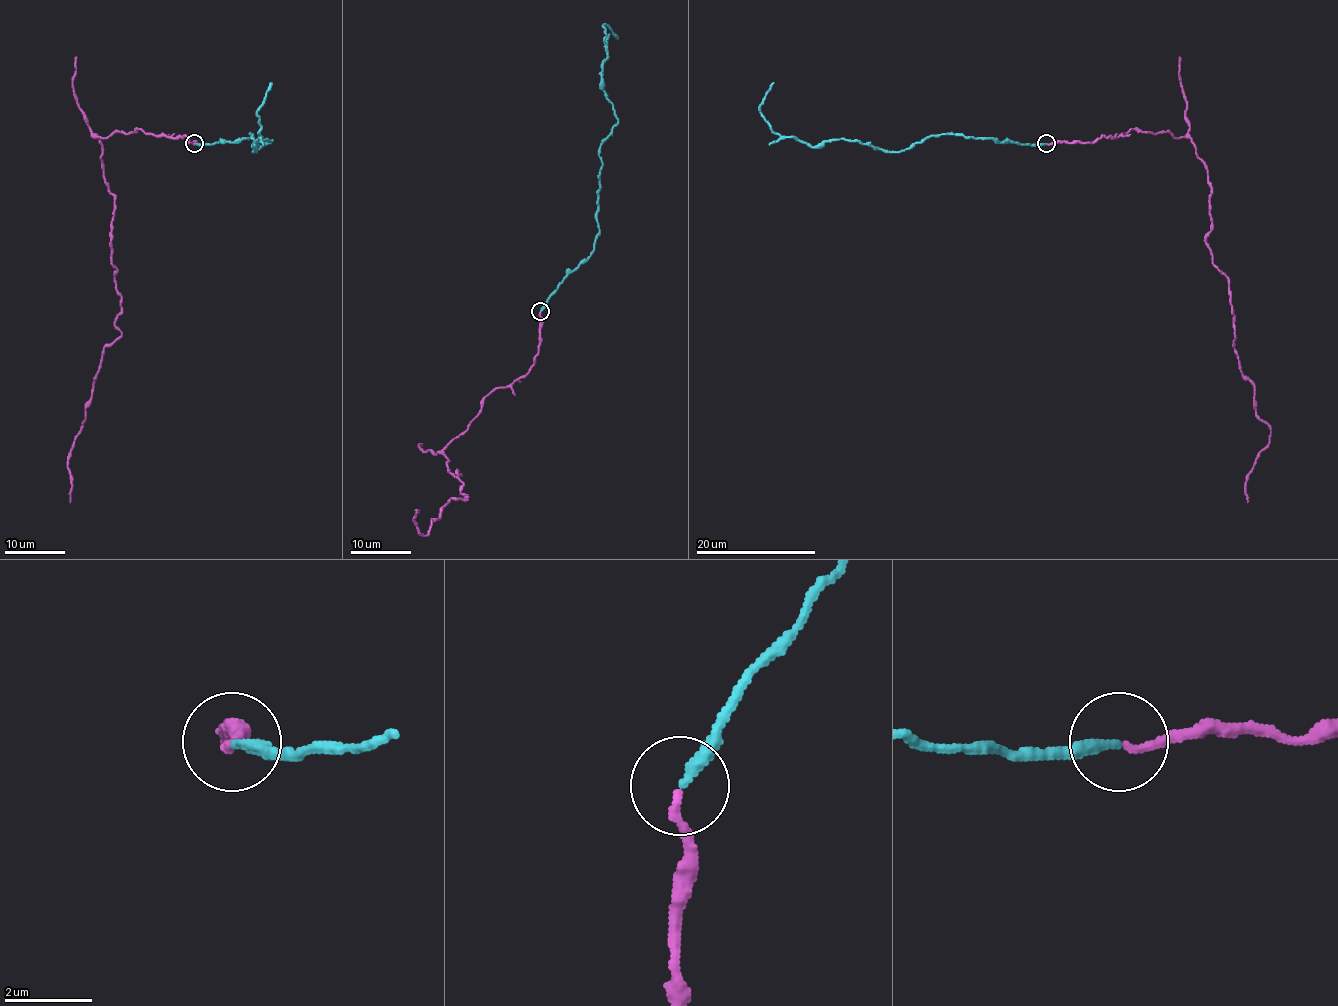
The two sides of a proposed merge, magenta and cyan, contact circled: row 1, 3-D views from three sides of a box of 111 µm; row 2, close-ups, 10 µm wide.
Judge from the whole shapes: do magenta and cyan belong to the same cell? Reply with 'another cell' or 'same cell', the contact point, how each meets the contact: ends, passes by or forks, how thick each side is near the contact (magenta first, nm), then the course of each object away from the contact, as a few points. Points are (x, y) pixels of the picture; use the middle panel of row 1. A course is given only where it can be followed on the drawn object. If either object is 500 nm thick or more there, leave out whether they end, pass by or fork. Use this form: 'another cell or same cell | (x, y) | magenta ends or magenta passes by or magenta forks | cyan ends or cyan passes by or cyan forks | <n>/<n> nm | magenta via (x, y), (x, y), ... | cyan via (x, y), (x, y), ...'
same cell | (540, 311) | magenta ends | cyan ends | 190/260 nm | magenta via (540, 312), (531, 369), (486, 396), (442, 453), (468, 500), (450, 498), (426, 536), (417, 513) | cyan via (540, 311), (591, 254), (598, 233), (598, 148), (618, 121), (603, 88), (603, 25), (618, 39)

